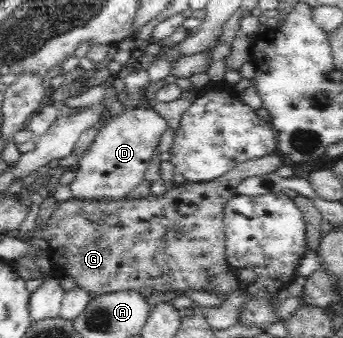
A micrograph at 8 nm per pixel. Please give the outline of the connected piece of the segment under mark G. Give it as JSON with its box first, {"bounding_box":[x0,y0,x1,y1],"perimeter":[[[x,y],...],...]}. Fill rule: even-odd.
{"bounding_box":[26,152,291,298],"perimeter":[[[274,152],[243,162],[228,170],[226,174],[206,182],[186,183],[173,186],[164,194],[148,194],[139,199],[123,197],[117,200],[97,202],[97,200],[80,201],[69,198],[58,202],[58,208],[52,212],[44,226],[36,226],[26,234],[30,240],[40,239],[49,245],[51,259],[59,268],[70,274],[81,286],[87,290],[91,298],[100,294],[116,292],[116,290],[137,290],[141,296],[150,296],[154,292],[166,290],[208,290],[210,278],[224,272],[229,272],[228,261],[224,257],[225,226],[223,210],[225,204],[236,196],[236,186],[248,176],[260,176],[276,172],[283,166],[291,166],[285,162],[286,157]]]}

